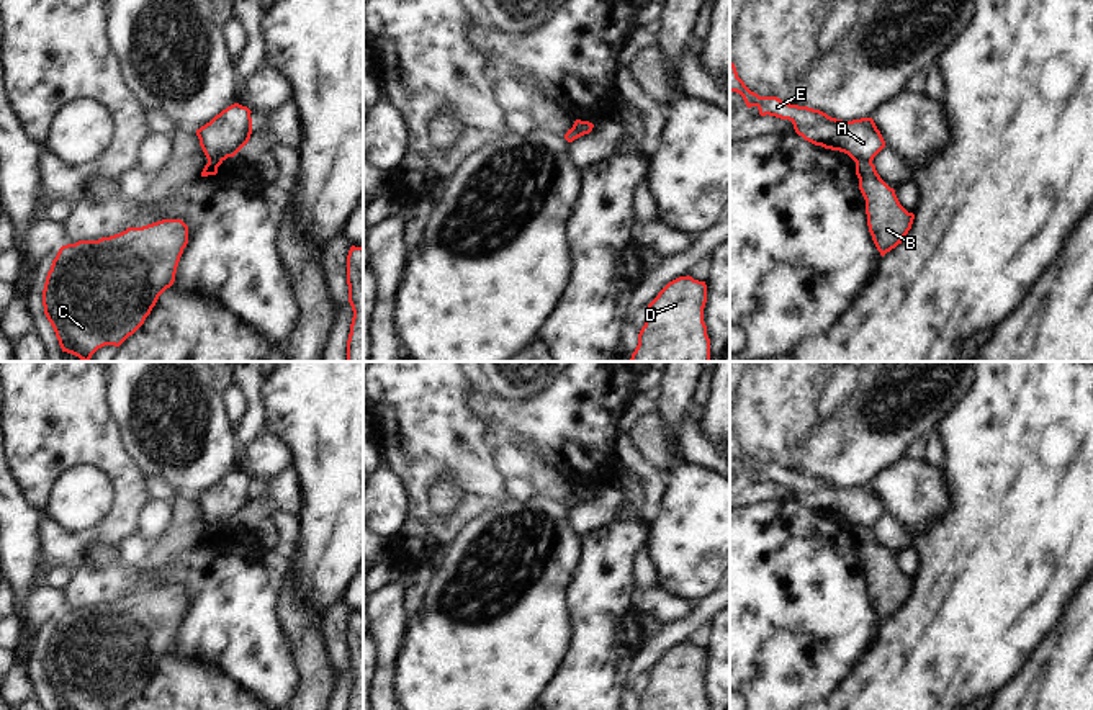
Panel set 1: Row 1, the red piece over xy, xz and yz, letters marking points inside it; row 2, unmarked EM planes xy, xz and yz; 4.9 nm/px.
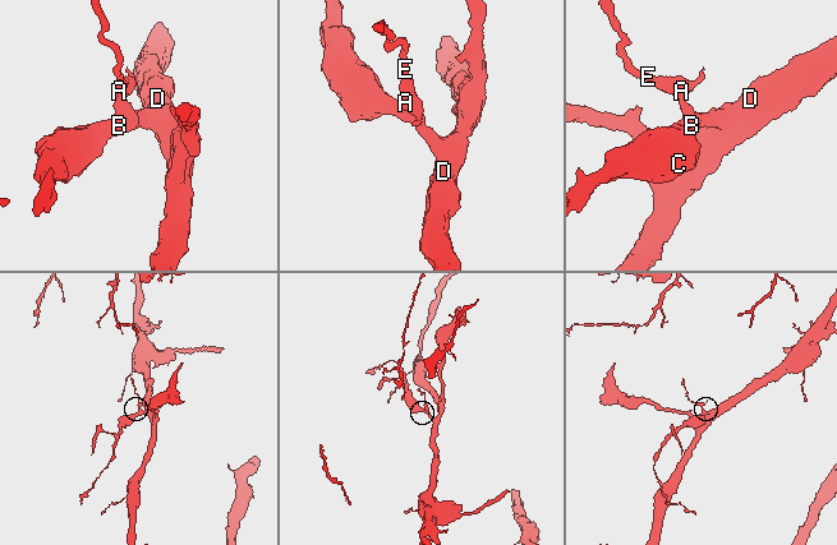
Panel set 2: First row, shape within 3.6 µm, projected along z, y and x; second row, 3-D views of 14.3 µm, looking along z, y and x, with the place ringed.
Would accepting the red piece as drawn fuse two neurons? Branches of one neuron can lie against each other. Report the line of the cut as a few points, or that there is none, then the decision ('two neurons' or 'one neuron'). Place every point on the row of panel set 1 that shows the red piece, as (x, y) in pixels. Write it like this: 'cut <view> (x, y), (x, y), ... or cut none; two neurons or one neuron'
cut xz (576, 120), (575, 126), (581, 134); two neurons

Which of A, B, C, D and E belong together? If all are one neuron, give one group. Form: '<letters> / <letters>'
A E / B C D

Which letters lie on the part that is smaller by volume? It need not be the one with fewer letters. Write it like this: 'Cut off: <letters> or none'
Cut off: A, E

